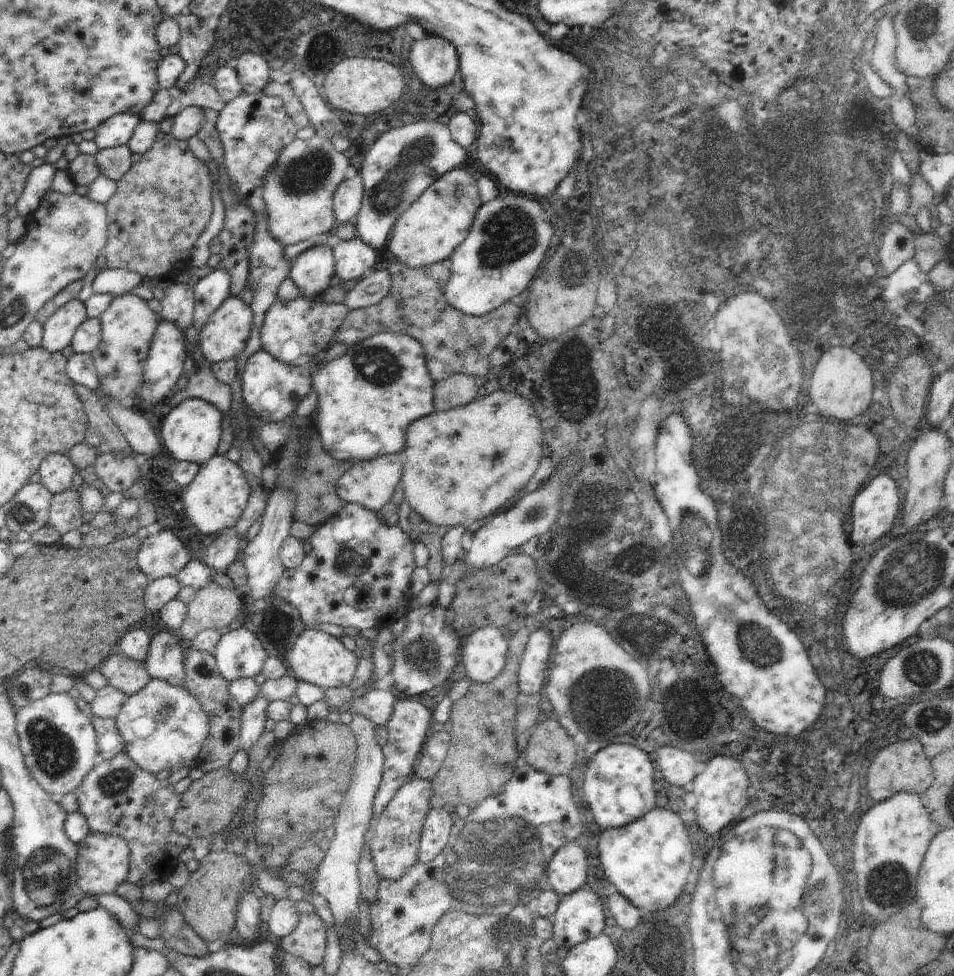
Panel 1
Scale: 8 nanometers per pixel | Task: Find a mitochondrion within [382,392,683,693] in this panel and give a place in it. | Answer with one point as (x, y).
(538, 516)

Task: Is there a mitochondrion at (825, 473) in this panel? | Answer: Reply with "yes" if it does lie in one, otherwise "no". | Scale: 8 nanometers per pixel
no

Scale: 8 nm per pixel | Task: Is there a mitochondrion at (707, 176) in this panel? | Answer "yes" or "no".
yes

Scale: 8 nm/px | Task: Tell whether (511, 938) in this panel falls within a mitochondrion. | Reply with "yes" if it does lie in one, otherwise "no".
yes

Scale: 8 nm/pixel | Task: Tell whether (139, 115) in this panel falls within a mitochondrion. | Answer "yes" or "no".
no

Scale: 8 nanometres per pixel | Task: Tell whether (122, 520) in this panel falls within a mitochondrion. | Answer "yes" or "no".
no

